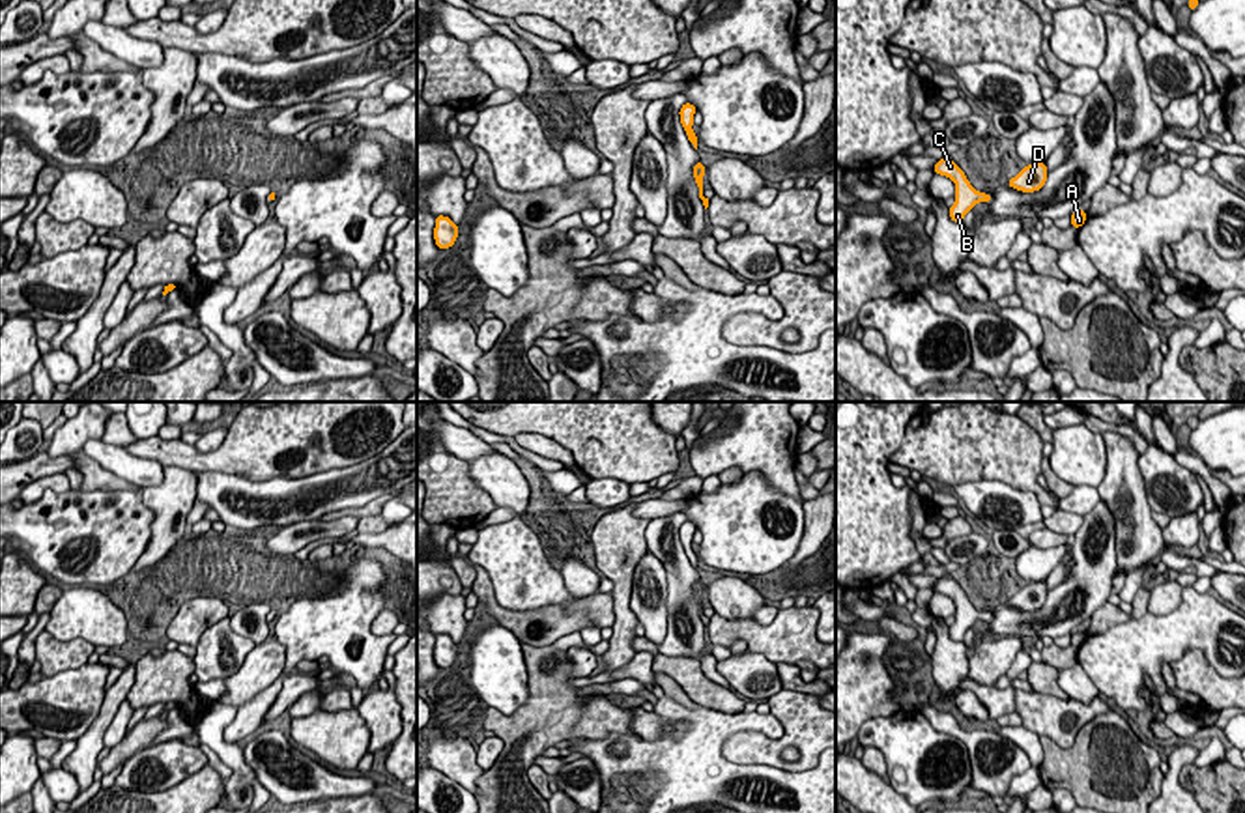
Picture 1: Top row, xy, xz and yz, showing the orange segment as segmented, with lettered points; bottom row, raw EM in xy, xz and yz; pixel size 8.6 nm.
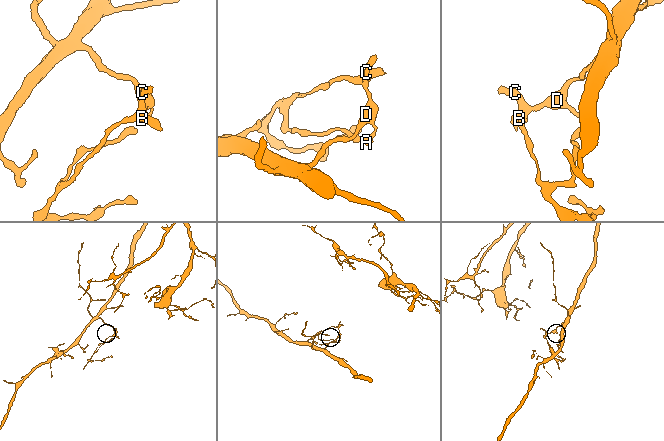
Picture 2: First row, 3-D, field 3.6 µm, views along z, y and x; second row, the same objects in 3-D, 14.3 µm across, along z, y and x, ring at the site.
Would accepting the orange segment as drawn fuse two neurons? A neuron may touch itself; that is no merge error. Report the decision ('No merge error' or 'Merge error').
No merge error

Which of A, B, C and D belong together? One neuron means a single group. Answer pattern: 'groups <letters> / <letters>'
groups A B C D

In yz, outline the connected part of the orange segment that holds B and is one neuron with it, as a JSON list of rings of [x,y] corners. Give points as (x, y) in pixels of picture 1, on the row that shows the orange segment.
[[[938,159],[933,172],[950,178],[955,183],[955,204],[950,206],[950,219],[953,222],[963,222],[965,215],[974,209],[976,204],[989,204],[993,200],[989,193],[978,193],[965,172],[950,159]]]

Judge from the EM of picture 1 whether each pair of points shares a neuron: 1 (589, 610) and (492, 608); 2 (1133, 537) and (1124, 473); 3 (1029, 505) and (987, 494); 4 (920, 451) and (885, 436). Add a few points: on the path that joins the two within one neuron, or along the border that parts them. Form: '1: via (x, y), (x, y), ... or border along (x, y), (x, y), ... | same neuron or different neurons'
1: via (565, 619), (516, 619) | same neuron
2: via (1133, 522), (1124, 488) | same neuron
3: via (1019, 503), (1012, 498), (997, 496) | same neuron
4: border along (911, 421), (901, 445), (888, 460) | different neurons

